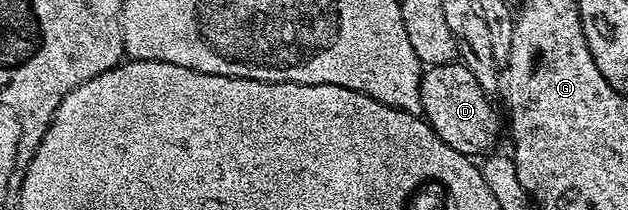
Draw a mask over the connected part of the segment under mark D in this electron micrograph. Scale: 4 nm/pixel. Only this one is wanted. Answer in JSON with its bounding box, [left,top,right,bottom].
[420,60,504,156]

